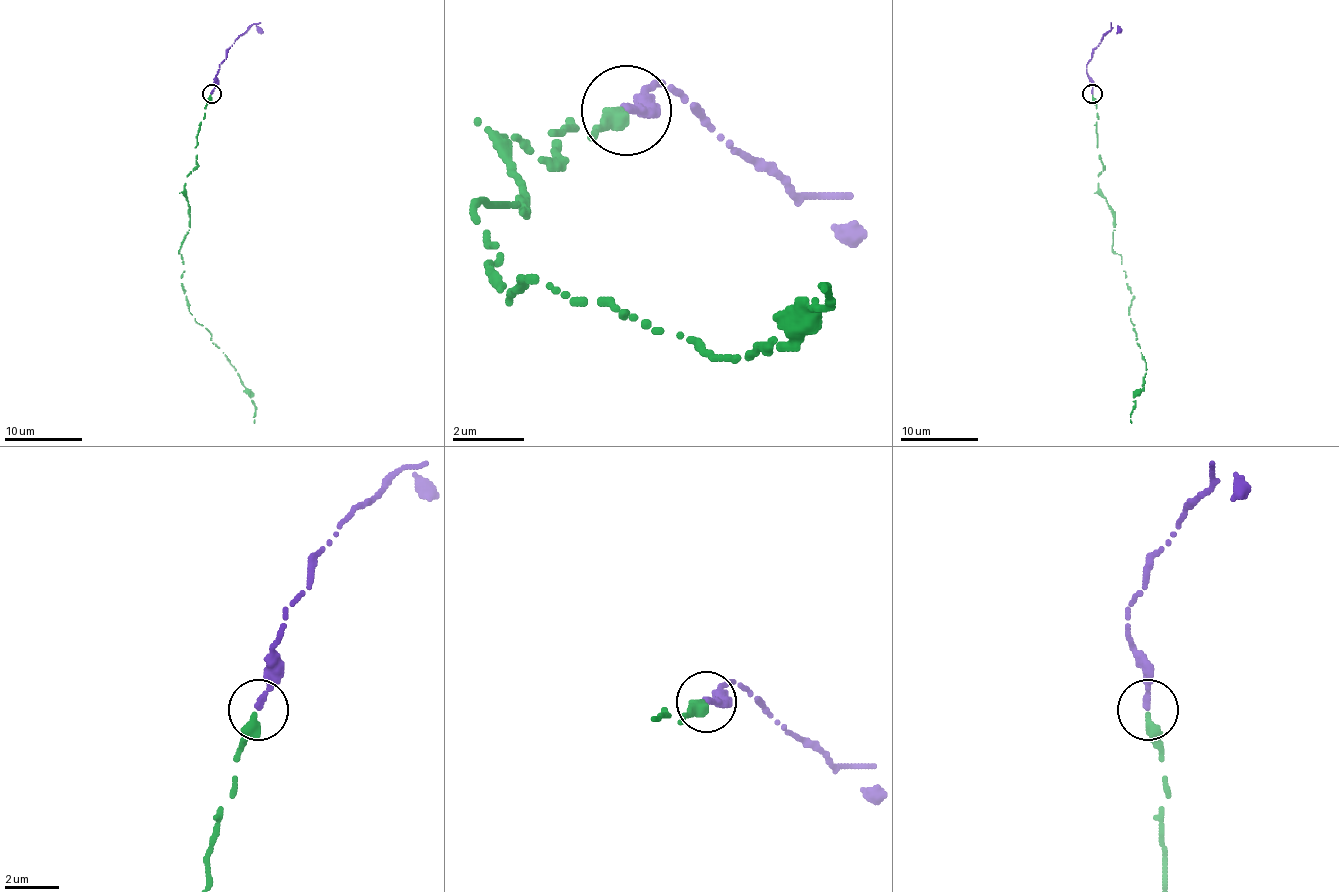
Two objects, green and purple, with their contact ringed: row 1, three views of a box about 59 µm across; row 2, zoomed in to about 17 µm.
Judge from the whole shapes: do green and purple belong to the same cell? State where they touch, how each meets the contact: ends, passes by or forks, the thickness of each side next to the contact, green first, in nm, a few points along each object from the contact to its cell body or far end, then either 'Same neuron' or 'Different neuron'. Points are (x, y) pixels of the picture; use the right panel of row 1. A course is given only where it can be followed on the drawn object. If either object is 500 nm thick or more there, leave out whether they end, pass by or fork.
Place: (1092, 94). At the ring green ends. At the ring purple ends. Thickness 360 nm (green) against 200 nm. Course of green: (1092, 95), (1103, 167), (1098, 192), (1113, 216), (1111, 249), (1133, 295), (1146, 369), (1131, 422). Course of purple: (1092, 93), (1086, 66), (1092, 58), (1092, 50), (1111, 29), (1111, 23), (1117, 25), (1119, 33). Same neuron

